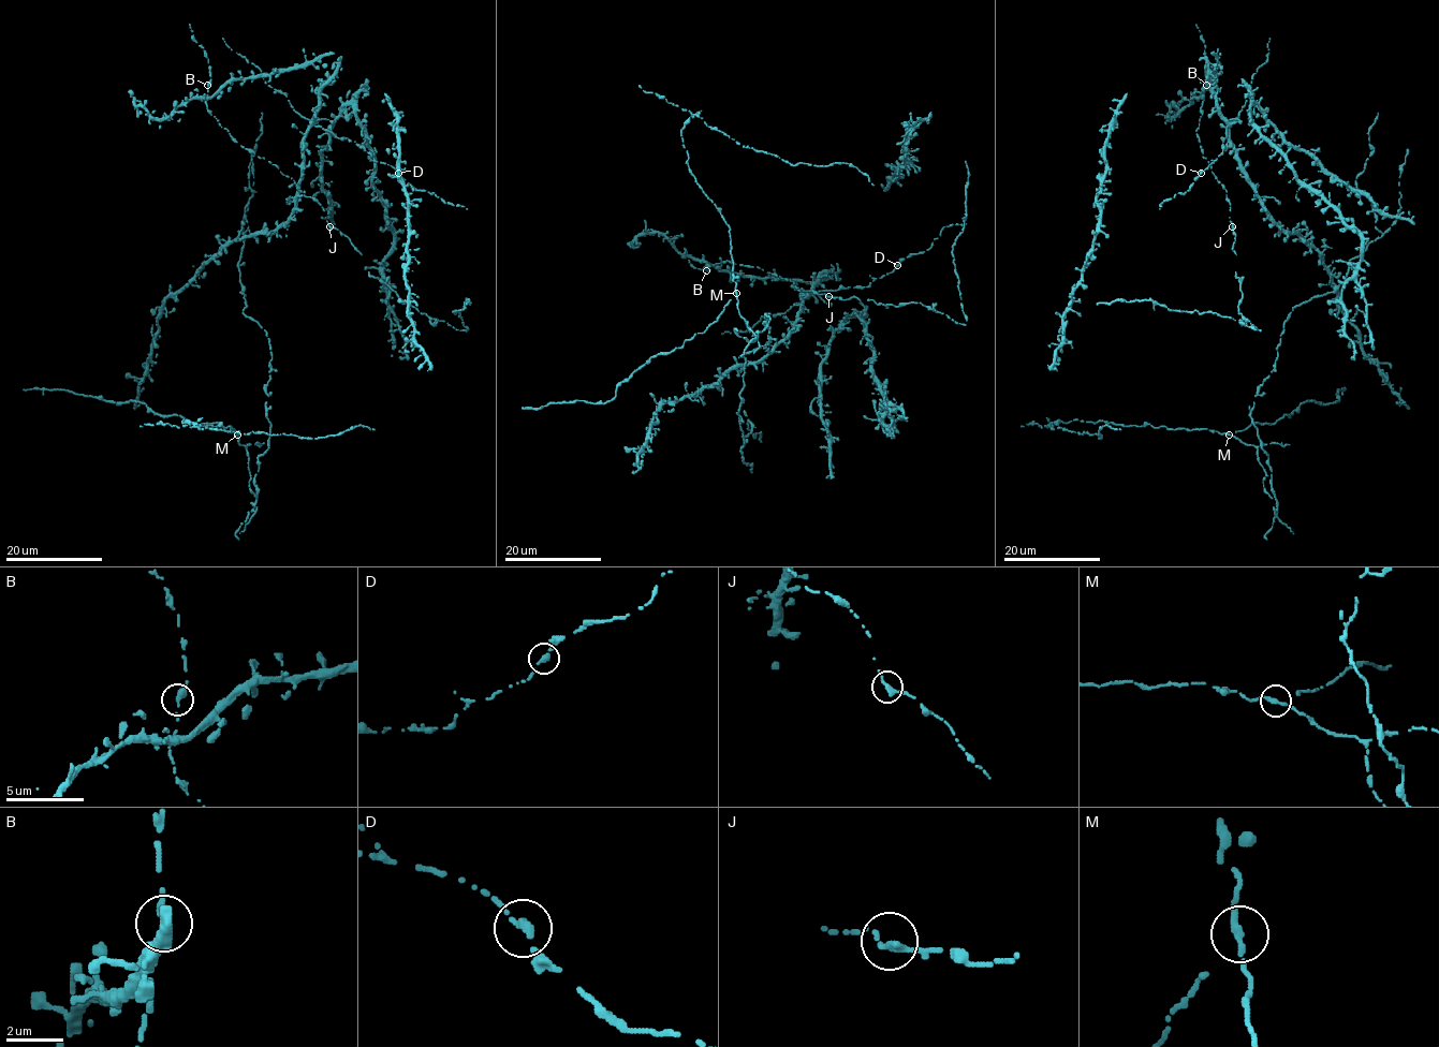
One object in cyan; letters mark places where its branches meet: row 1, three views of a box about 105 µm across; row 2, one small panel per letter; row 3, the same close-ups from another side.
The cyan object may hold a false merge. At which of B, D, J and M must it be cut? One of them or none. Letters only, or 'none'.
M

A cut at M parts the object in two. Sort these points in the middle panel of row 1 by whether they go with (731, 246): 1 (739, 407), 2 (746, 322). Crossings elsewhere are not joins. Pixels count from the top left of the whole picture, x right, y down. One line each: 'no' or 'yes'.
1: yes
2: yes

